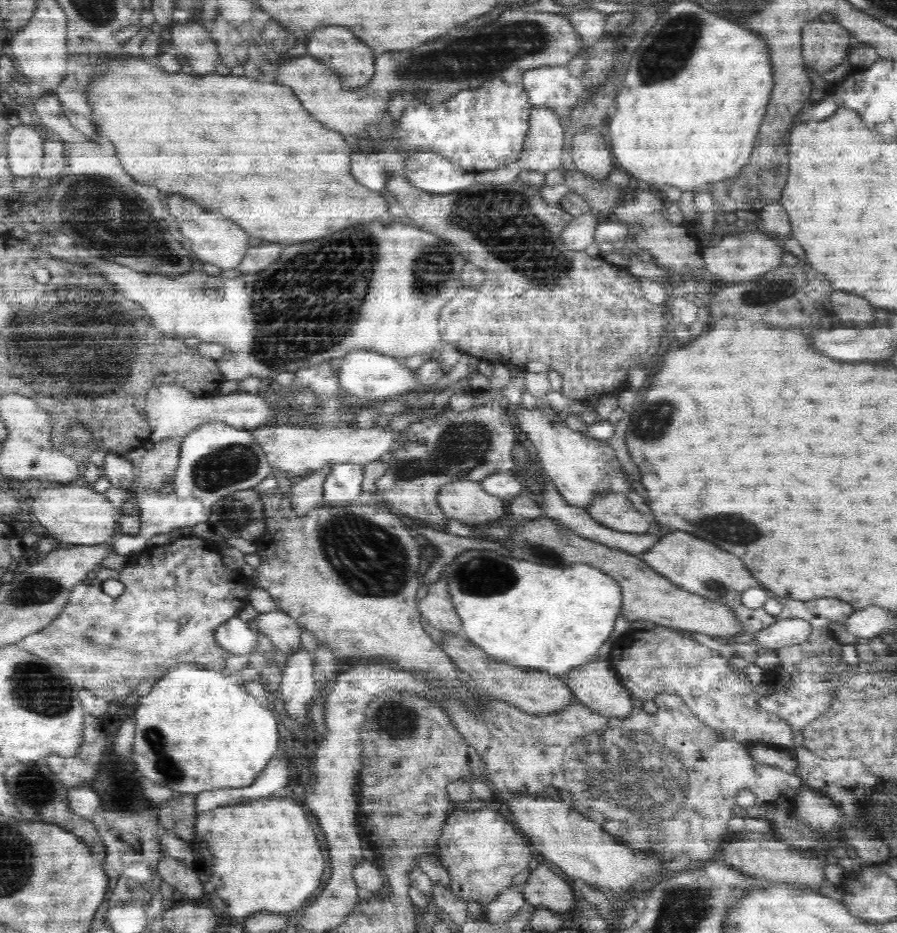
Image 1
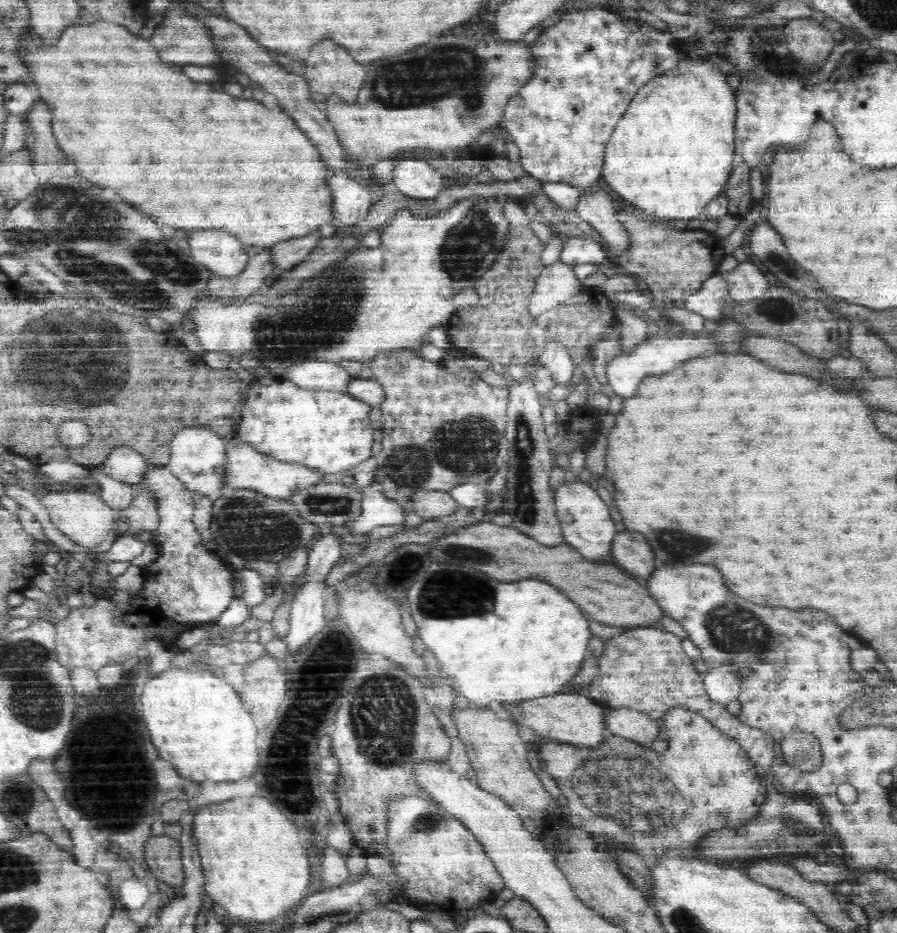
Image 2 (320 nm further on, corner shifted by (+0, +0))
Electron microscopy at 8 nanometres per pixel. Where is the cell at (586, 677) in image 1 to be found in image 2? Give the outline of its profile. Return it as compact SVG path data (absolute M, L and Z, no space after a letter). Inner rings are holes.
M628 707L604 708L603 716L607 732L641 742L642 746L651 745L663 734L660 722Z

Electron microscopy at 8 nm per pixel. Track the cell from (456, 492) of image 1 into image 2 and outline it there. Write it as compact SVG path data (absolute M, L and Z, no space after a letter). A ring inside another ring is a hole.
M421 488L412 494L410 501L412 501L414 512L425 521L452 514L453 510L459 506L448 492Z

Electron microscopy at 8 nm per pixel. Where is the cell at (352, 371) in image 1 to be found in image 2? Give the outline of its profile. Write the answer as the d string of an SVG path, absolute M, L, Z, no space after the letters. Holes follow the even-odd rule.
M305 360L275 376L277 380L287 380L306 390L337 390L343 393L354 378L338 363L324 360Z

